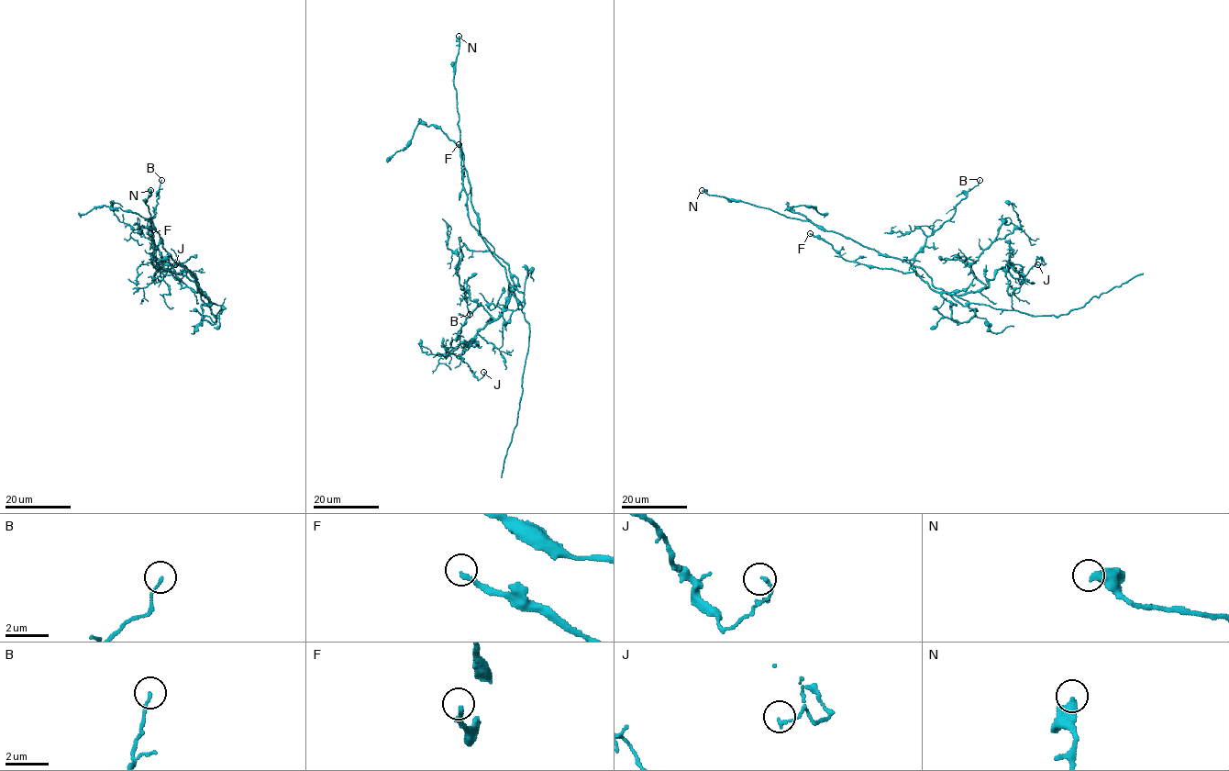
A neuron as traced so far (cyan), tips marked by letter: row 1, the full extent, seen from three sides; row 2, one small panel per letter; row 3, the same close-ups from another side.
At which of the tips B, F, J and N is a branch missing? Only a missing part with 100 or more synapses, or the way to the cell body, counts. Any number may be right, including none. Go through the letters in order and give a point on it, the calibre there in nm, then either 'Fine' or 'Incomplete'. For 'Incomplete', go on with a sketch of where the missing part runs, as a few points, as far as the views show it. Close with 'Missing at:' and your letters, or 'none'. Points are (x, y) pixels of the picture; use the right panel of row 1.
B: Place: (979, 180). Thickness 120 nm. Fine
F: Place: (810, 233). Thickness 200 nm. Fine
J: Place: (1037, 264). Thickness 140 nm. Fine
N: Place: (702, 190). Thickness 480 nm. Fine
Missing at: none

